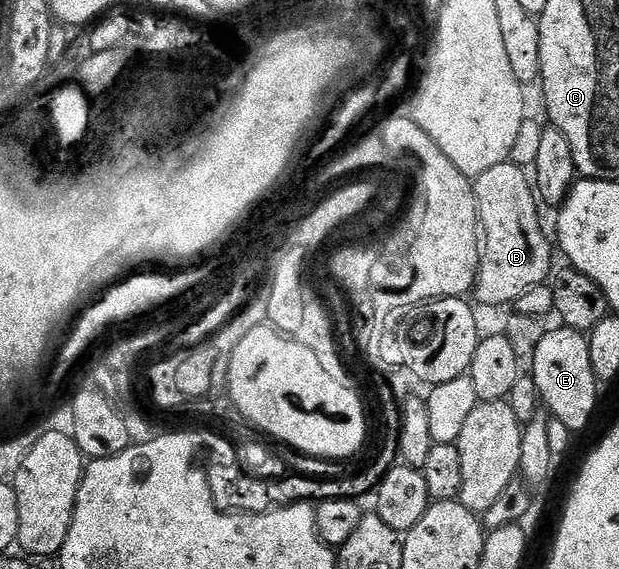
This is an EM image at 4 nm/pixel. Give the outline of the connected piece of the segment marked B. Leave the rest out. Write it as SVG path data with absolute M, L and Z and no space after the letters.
M509 161L486 169L486 173L474 179L476 216L480 219L482 232L480 271L476 274L474 296L481 308L516 304L526 289L548 283L554 271L552 247L540 224L538 196L529 176L527 179L524 175L527 175L525 168Z

